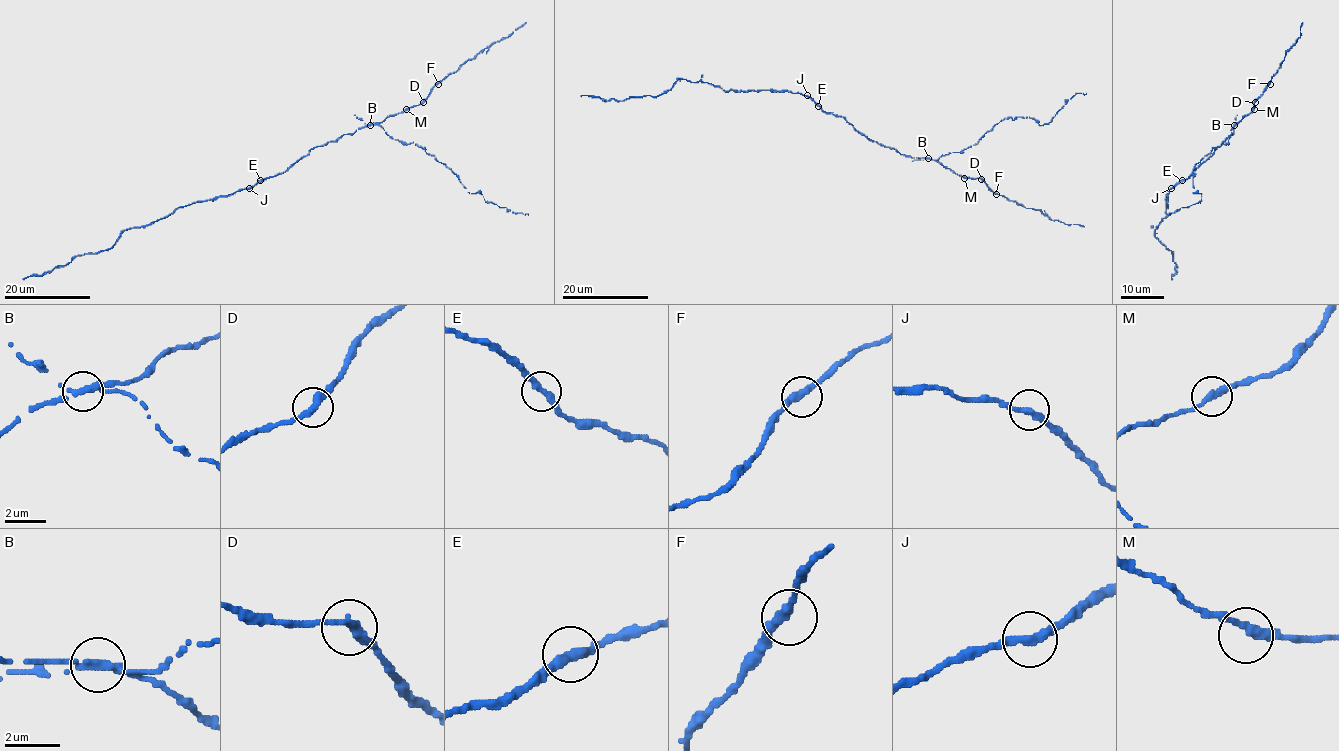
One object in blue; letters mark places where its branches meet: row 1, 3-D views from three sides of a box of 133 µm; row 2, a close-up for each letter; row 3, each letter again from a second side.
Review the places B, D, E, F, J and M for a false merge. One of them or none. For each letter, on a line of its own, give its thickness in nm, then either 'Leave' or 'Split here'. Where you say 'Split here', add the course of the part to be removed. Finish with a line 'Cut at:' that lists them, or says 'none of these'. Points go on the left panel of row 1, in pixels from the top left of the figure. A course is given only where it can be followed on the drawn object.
B: Thickness 320 nm. Split here. Course of the part to remove: (370, 124), (379, 124), (395, 139), (413, 143), (434, 155), (469, 193), (481, 193), (486, 202), (528, 215)
D: Thickness 320 nm. Leave
E: Thickness 320 nm. Leave
F: Thickness 320 nm. Leave
J: Thickness 320 nm. Leave
M: Thickness 320 nm. Leave
Cut at: B

